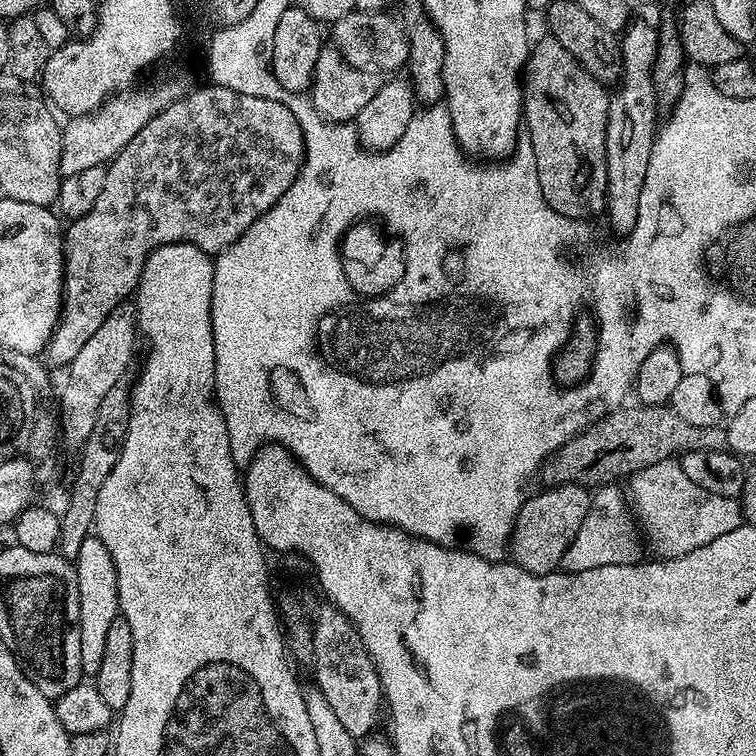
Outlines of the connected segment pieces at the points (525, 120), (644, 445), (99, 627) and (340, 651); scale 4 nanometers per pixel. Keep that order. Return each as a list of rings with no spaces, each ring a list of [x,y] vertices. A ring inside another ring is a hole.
[[[547,34],[541,35],[540,41],[531,45],[528,54],[528,63],[525,64],[522,73],[522,87],[524,90],[524,110],[522,113],[522,124],[526,129],[526,139],[532,144],[532,153],[534,154],[534,162],[536,163],[536,173],[538,174],[538,186],[542,190],[542,198],[546,198],[546,202],[554,209],[557,216],[565,216],[571,220],[587,221],[587,216],[596,216],[605,211],[608,203],[608,170],[606,162],[606,118],[608,117],[608,98],[609,89],[603,84],[599,84],[597,80],[585,70],[582,65],[576,61],[571,54],[562,46],[562,42],[558,42],[554,37]]]
[[[621,406],[615,412],[602,417],[596,424],[590,425],[585,432],[577,432],[553,456],[549,456],[542,469],[542,476],[548,479],[547,483],[552,486],[583,484],[589,490],[596,490],[603,485],[615,485],[620,479],[623,481],[630,478],[646,466],[654,466],[663,460],[679,457],[685,452],[723,452],[728,447],[728,434],[723,427],[695,428],[670,406],[628,407]]]
[[[93,534],[82,542],[82,547],[74,561],[79,584],[79,629],[81,635],[81,655],[84,676],[94,678],[102,664],[103,651],[106,648],[106,631],[116,620],[120,611],[118,600],[118,574],[110,550],[102,540]]]
[[[323,605],[317,611],[313,628],[312,657],[315,687],[326,698],[342,727],[357,740],[371,735],[378,714],[380,712],[381,715],[382,712],[380,676],[354,625],[332,605]]]

